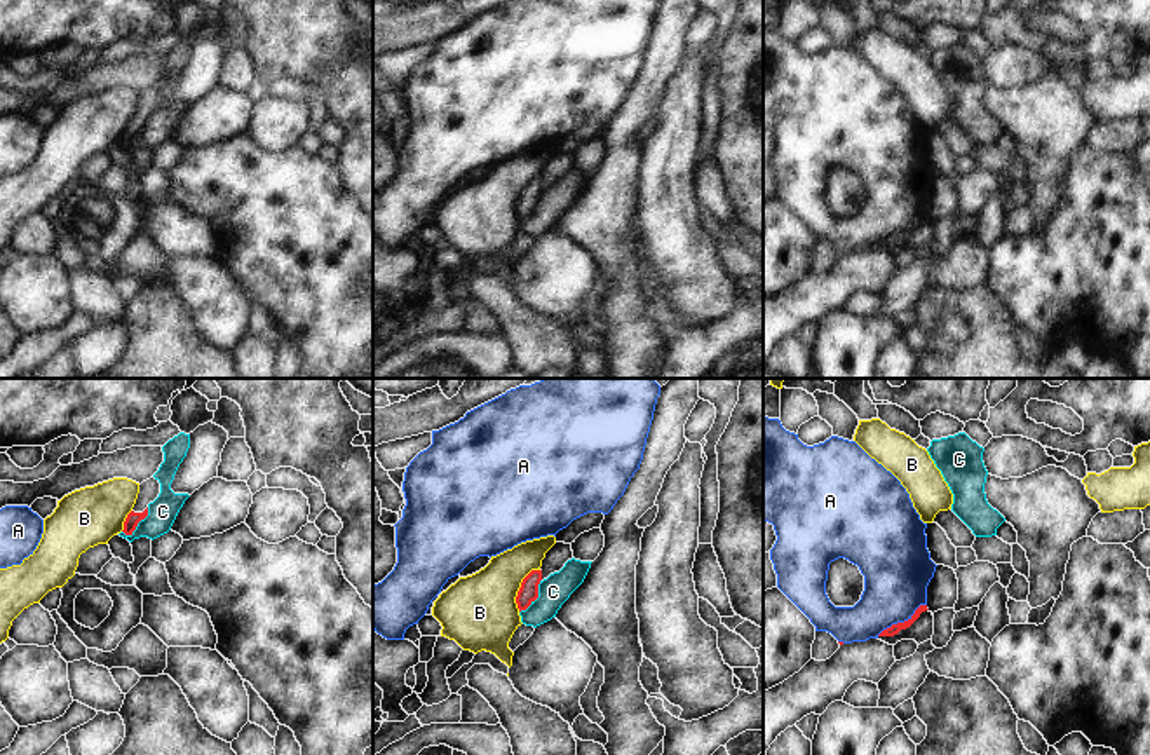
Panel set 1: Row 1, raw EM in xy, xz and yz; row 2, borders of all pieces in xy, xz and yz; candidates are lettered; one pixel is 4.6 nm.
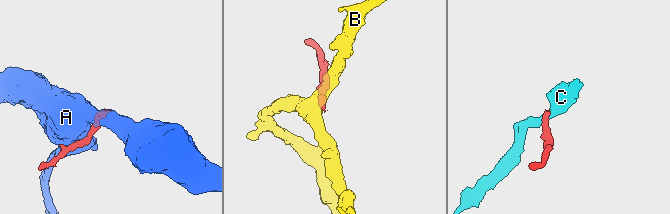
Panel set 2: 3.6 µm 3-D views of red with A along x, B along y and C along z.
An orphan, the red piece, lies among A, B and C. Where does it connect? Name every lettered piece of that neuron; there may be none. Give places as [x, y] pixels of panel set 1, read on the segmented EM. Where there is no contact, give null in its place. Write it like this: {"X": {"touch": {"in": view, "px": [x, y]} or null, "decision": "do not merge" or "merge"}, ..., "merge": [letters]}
{"A": {"touch": {"in": "yz", "px": [901, 623]}, "decision": "do not merge"}, "B": {"touch": {"in": "xz", "px": [520, 588]}, "decision": "do not merge"}, "C": {"touch": {"in": "xy", "px": [138, 522]}, "decision": "do not merge"}, "merge": []}

